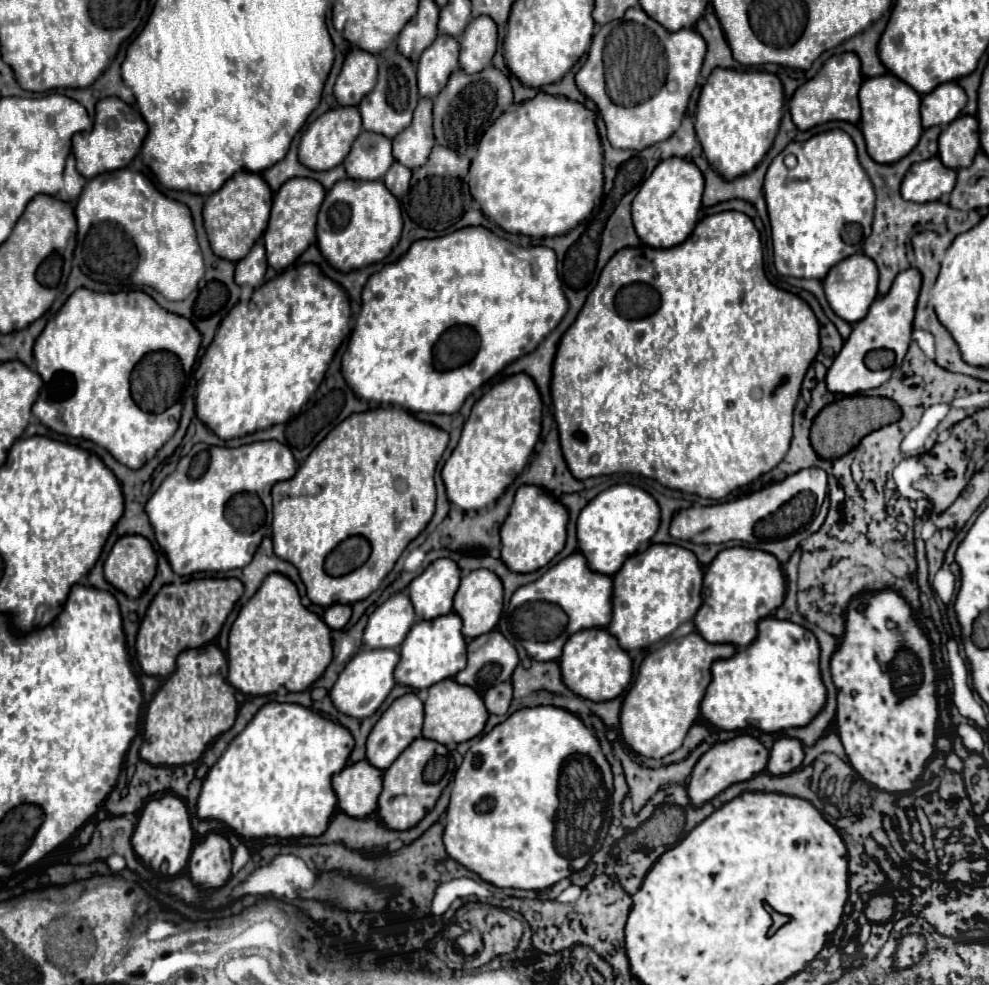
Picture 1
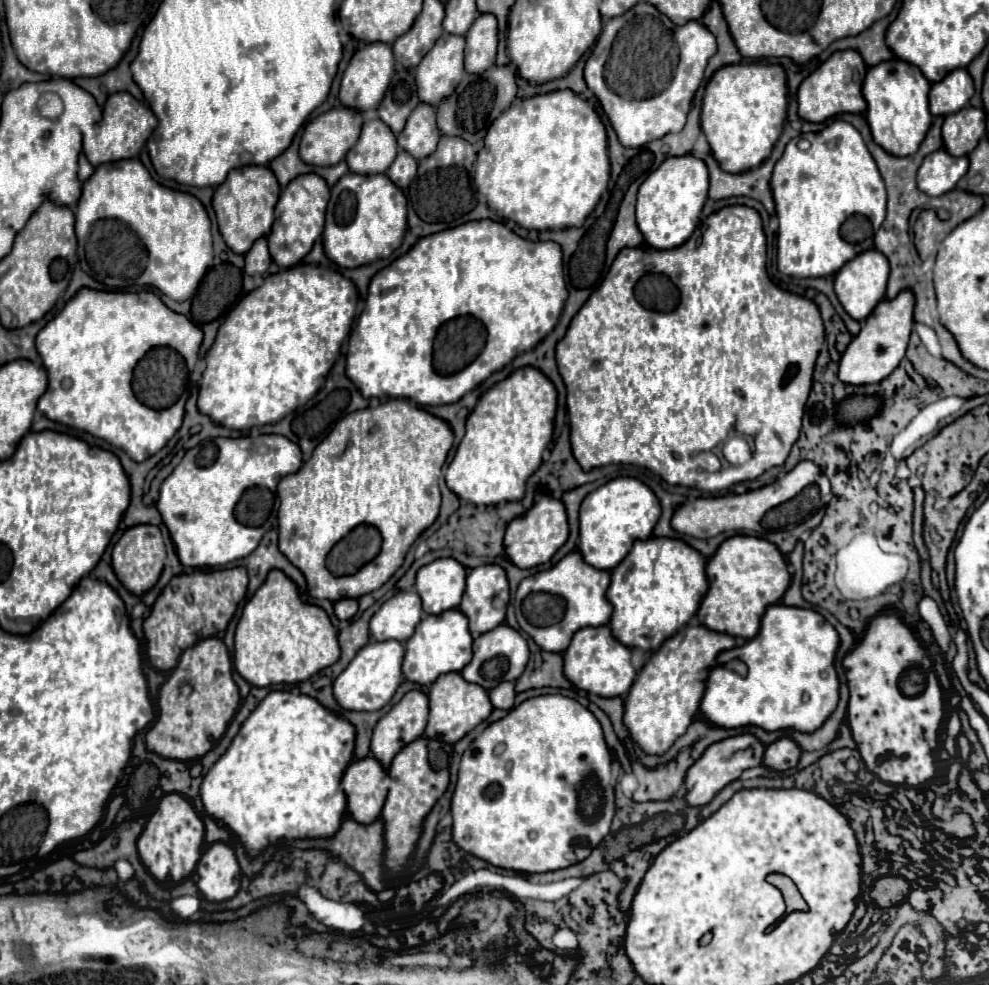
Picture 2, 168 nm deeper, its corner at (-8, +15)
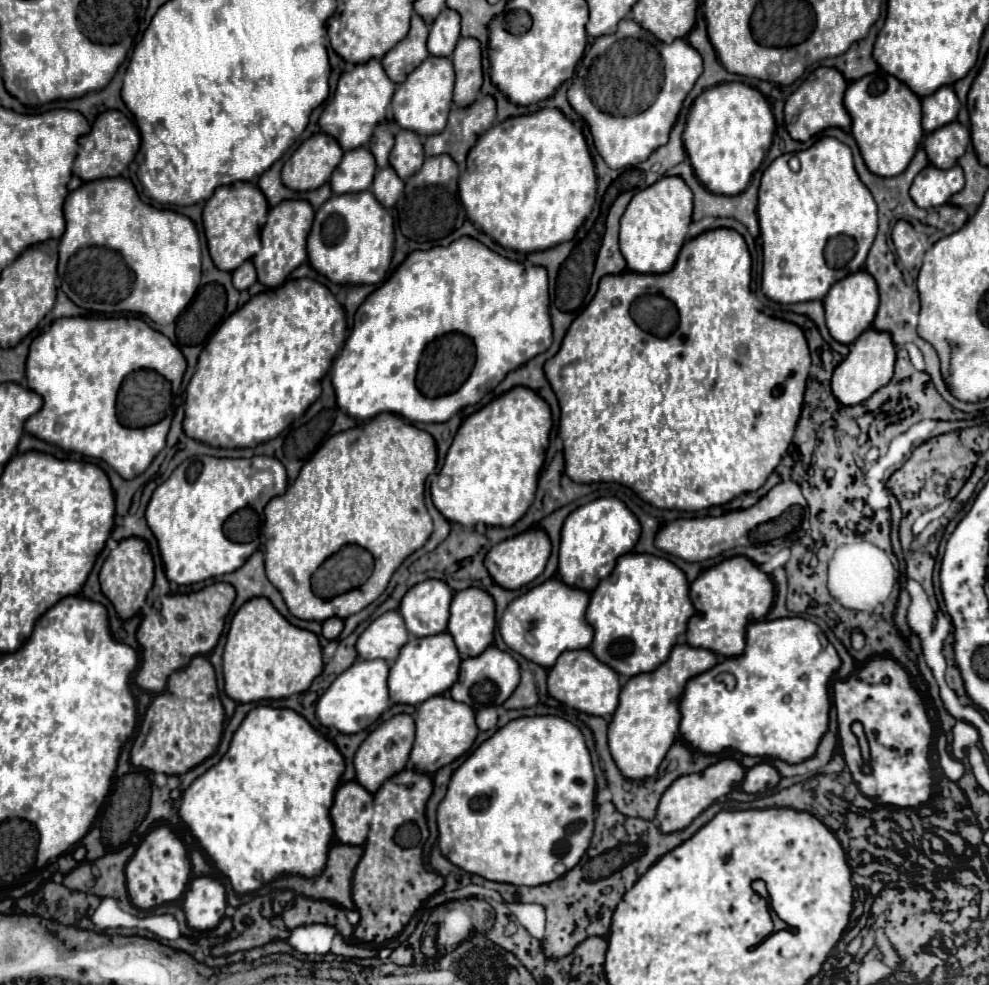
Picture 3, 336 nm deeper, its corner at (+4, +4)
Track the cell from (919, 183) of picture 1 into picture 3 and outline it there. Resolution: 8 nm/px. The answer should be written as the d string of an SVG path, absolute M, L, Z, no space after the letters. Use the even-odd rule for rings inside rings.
M927 165L917 179L911 185L911 199L923 207L937 207L937 205L945 205L955 193L959 193L965 185L963 179L963 169L959 165L951 167L951 169L937 169L933 165Z

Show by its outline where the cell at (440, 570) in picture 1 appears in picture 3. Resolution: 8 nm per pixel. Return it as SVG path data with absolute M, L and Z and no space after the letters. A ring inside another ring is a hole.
M427 579L405 593L399 613L415 637L435 635L447 629L451 599L453 591L445 581Z

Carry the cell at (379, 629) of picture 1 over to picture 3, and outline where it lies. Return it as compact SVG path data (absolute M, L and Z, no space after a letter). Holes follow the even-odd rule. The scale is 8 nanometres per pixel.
M387 611L359 635L357 653L361 659L395 661L399 649L407 643L409 631L399 611Z

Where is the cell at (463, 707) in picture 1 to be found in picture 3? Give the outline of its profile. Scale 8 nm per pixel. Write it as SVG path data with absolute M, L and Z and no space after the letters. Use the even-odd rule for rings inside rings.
M435 695L433 699L427 699L417 707L415 713L417 723L417 737L415 745L411 749L411 763L417 771L433 775L439 767L451 763L459 755L463 755L475 741L479 729L475 725L475 713L471 707L465 707L465 703L457 703L455 699L449 699L447 695Z

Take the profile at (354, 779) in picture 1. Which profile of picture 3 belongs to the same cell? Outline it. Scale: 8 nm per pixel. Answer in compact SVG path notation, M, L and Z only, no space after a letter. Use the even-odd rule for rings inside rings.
M357 781L343 783L331 807L335 837L339 843L363 845L367 839L369 819L373 815L373 795Z

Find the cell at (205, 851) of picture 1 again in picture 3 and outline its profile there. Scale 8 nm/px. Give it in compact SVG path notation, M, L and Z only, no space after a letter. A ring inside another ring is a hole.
M201 875L187 885L183 897L183 909L189 927L199 931L213 929L223 919L225 907L227 907L225 887L217 879Z

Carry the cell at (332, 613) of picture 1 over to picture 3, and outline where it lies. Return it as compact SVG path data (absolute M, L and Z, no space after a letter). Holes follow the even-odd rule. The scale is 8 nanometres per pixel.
M333 617L333 619L327 619L323 623L323 637L325 639L337 639L341 631L343 631L343 619Z

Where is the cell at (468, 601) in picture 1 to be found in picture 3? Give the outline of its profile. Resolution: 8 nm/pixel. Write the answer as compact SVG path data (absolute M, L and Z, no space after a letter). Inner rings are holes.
M469 587L469 589L457 591L457 595L453 595L453 601L451 601L451 617L449 617L447 631L453 635L455 645L463 659L483 653L493 643L493 631L495 631L495 601L493 601L493 597L479 587Z

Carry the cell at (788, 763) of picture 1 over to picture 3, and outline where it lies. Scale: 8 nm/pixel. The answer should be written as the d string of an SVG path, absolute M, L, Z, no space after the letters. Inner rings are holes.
M759 763L745 773L741 787L747 793L761 793L761 791L771 791L773 787L777 787L779 781L781 781L781 775L771 763Z

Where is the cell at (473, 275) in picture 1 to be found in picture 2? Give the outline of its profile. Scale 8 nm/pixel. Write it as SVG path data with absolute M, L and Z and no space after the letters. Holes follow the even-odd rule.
M477 220L477 222L461 224L457 228L449 228L445 232L437 232L433 236L425 236L407 254L403 254L391 266L387 266L385 270L373 276L369 284L369 294L365 300L365 310L357 320L355 334L351 334L349 338L345 374L365 398L405 398L405 400L413 400L419 406L455 404L467 392L471 392L483 380L487 380L493 372L505 368L515 356L527 350L533 350L557 326L565 300L567 300L567 288L565 288L565 276L561 268L561 246L559 244L523 240L515 232L505 228L505 224L493 222L493 220Z

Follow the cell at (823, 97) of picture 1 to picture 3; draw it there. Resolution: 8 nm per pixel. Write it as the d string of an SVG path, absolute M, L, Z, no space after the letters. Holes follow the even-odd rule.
M817 67L791 97L785 101L785 125L789 135L795 141L807 141L813 135L821 133L827 127L851 129L851 117L843 107L843 93L847 89L847 81L841 71L831 67Z

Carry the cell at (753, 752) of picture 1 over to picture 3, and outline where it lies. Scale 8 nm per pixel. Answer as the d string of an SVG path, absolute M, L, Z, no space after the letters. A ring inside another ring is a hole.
M721 759L713 765L709 765L701 773L683 775L677 779L661 797L661 803L657 807L657 823L663 833L673 833L685 829L701 811L705 811L711 803L715 803L719 797L727 795L731 789L737 789L741 785L741 779L745 777L745 769L735 759Z

